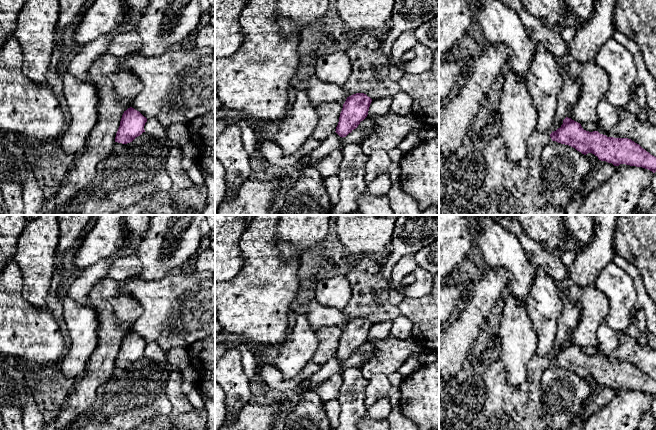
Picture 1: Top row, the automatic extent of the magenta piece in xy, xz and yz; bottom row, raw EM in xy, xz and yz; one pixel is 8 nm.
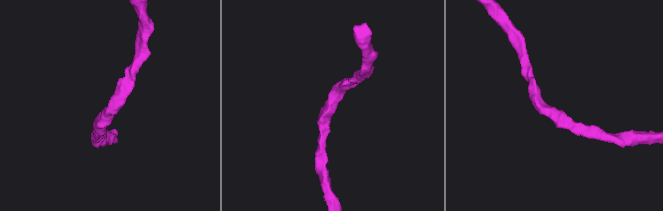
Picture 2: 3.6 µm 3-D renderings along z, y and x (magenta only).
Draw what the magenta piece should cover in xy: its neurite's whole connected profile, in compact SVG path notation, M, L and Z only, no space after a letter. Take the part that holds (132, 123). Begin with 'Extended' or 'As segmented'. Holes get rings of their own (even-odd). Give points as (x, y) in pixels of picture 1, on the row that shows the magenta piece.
As segmented. M132 107L128 108L122 115L115 142L122 144L132 142L136 137L145 132L144 126L146 122L147 118L139 111Z

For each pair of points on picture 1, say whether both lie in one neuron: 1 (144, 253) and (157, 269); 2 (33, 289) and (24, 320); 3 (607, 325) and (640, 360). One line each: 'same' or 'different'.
1: same
2: different
3: different

